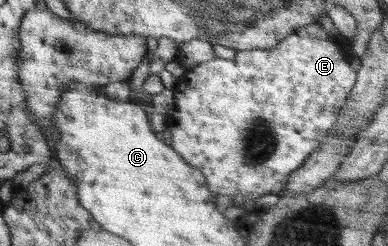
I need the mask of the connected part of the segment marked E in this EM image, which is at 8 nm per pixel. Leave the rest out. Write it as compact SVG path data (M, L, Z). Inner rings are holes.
M314 22L310 25L300 27L292 35L286 36L278 42L278 45L270 49L237 50L234 59L216 57L210 59L210 61L199 63L190 69L186 69L180 79L176 81L174 87L177 111L165 118L165 123L168 125L167 128L170 129L170 135L172 135L170 147L176 153L180 153L188 165L192 165L192 167L199 169L204 174L206 185L214 195L229 195L238 200L244 200L246 198L255 199L262 197L267 193L279 194L287 182L289 173L302 167L305 159L308 159L308 156L314 150L321 147L323 139L336 122L338 109L343 106L349 95L348 93L350 93L356 81L357 72L350 66L350 62L348 61L348 53L344 53L342 49L338 49L328 39L326 30L318 22Z

